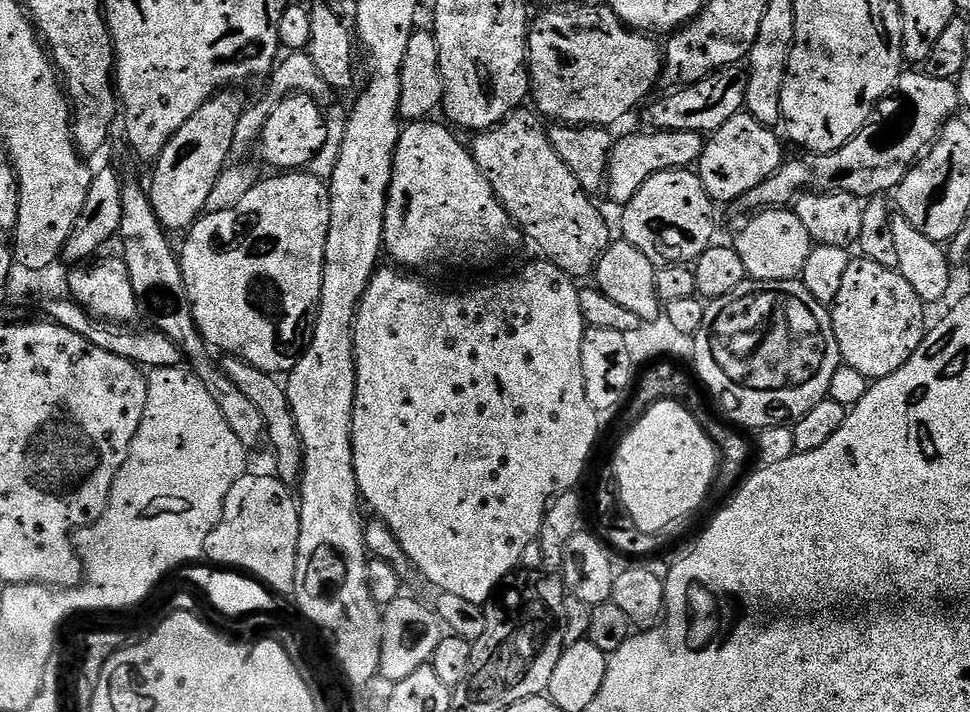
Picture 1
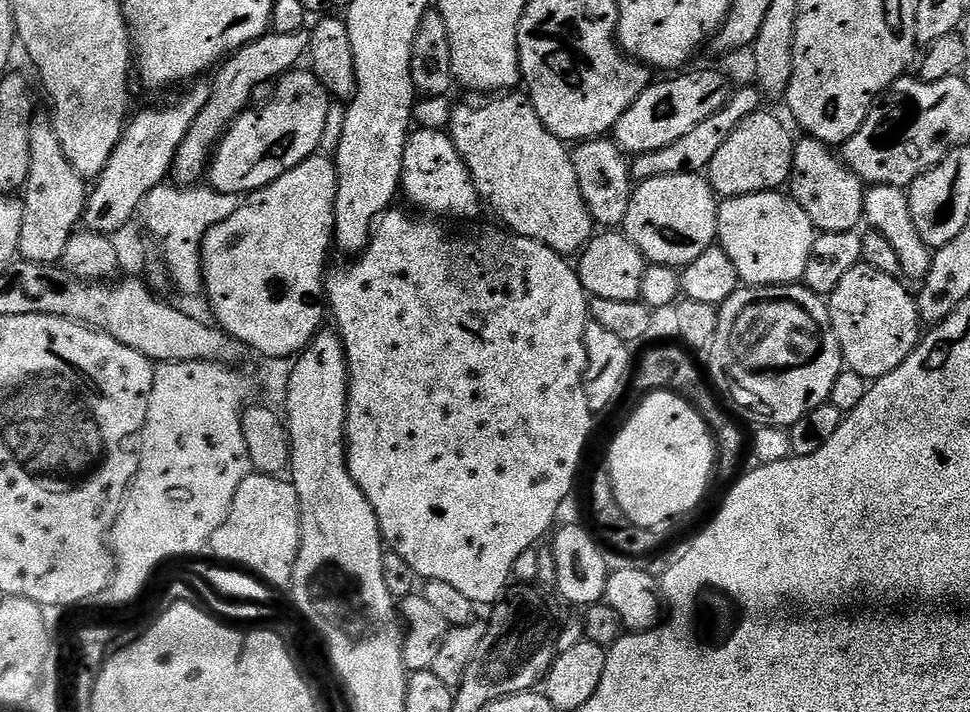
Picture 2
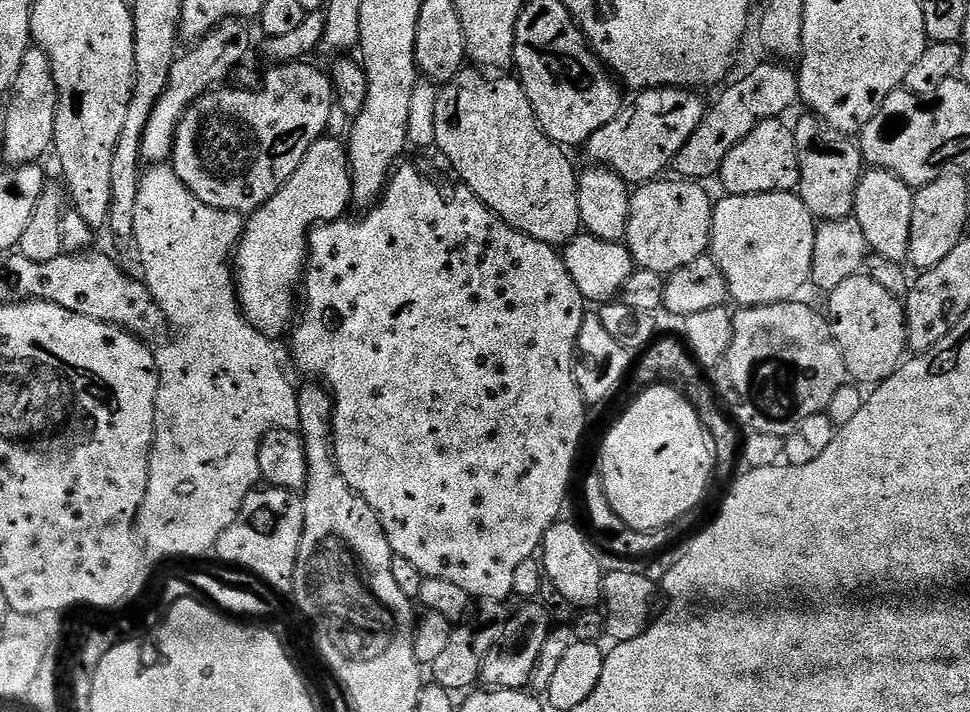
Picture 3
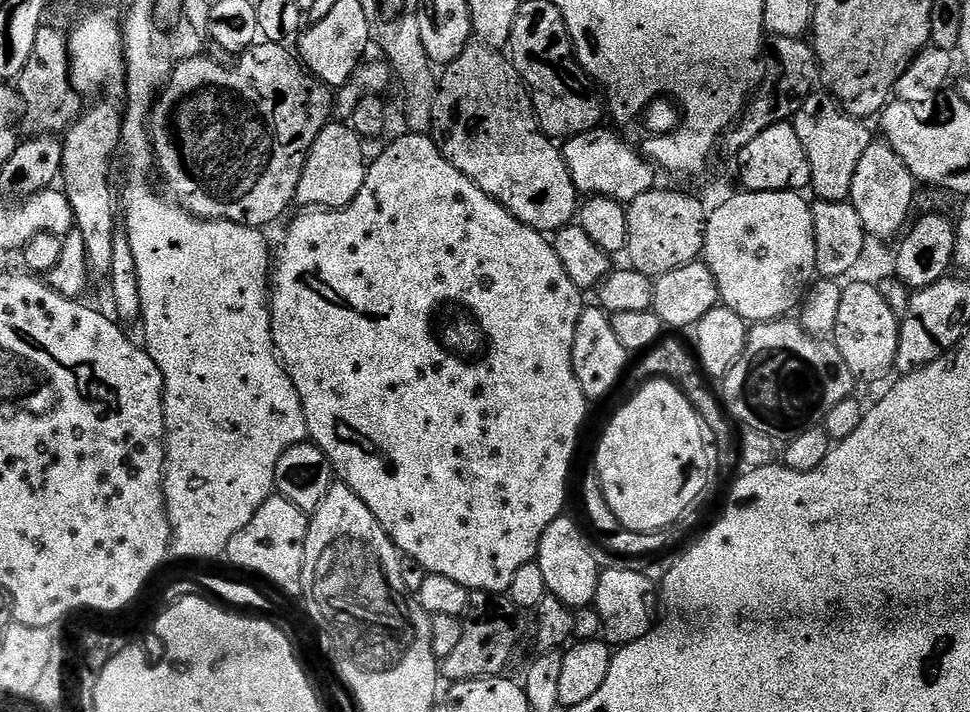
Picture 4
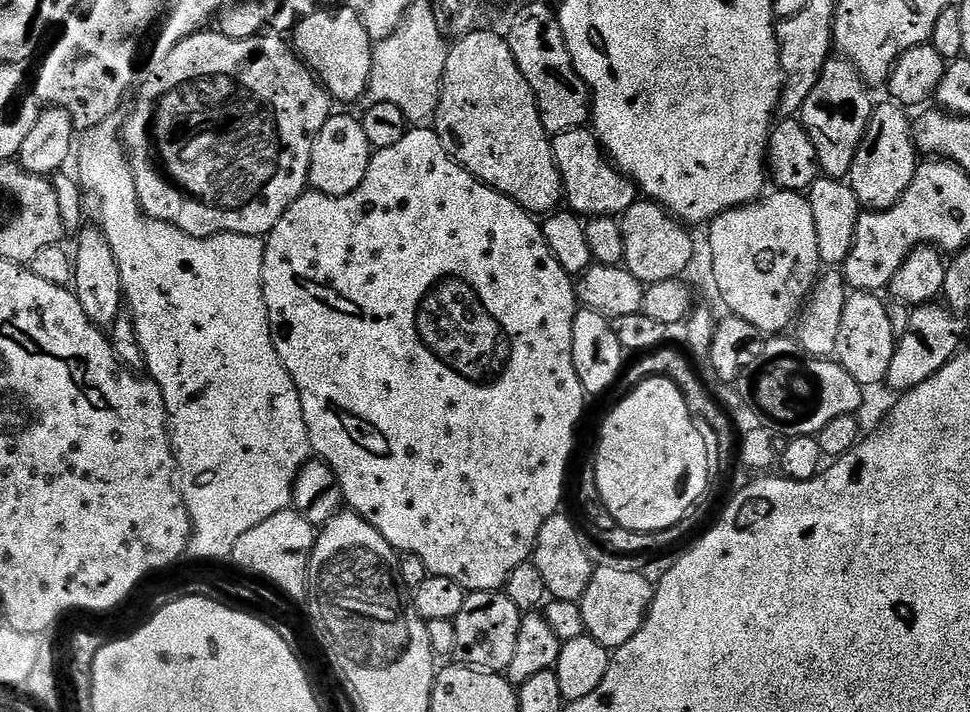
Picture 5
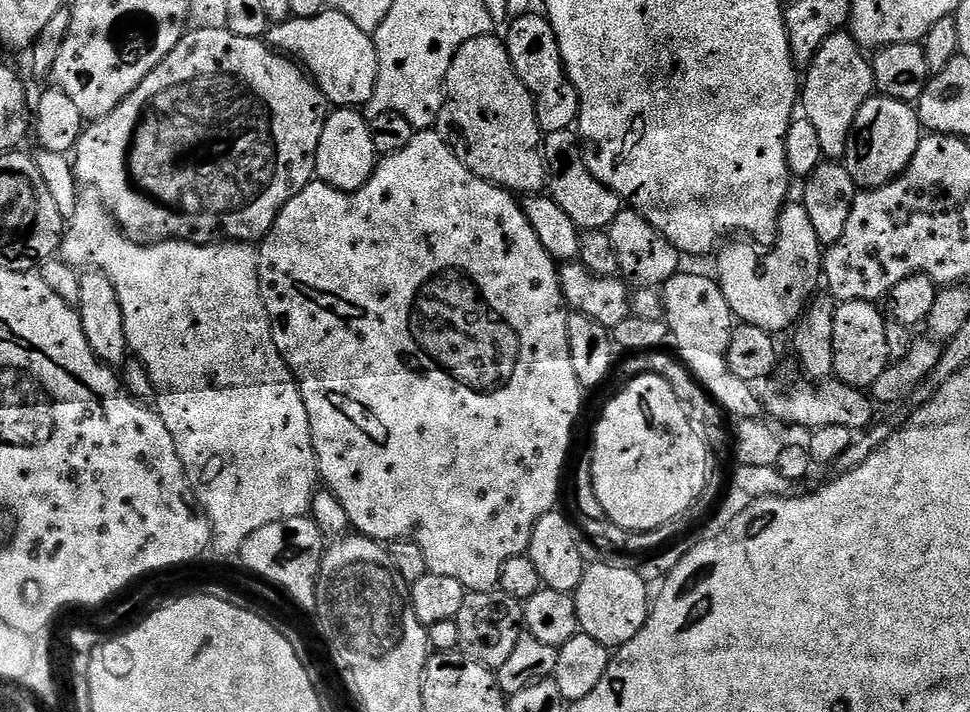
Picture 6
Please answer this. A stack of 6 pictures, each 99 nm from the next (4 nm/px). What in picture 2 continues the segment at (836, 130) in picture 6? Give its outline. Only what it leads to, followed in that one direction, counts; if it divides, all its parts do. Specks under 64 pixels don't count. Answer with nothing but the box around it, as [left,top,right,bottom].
[790,138,866,234]

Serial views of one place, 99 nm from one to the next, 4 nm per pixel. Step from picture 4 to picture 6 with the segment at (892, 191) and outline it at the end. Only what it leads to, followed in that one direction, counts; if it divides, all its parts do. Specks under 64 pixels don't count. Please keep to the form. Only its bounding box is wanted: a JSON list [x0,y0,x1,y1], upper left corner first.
[842,94,921,189]

